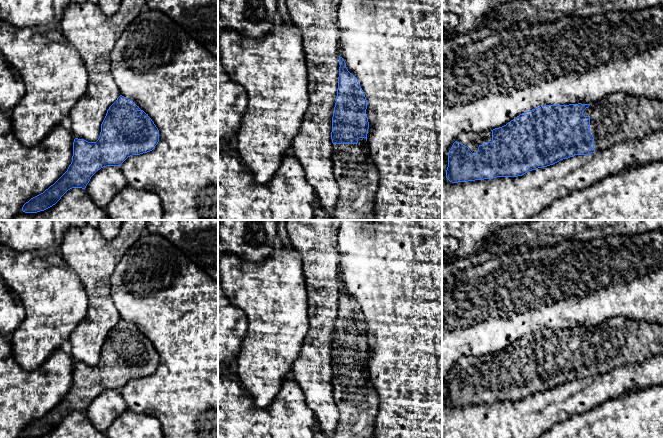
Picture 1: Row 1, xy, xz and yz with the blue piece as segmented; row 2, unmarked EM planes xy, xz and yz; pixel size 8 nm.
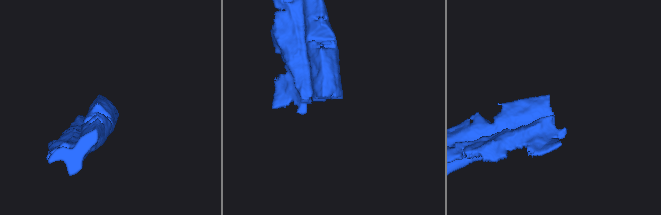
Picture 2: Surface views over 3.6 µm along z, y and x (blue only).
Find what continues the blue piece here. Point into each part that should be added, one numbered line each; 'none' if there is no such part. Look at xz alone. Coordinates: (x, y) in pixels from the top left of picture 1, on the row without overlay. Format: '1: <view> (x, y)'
1: xz (357, 400)

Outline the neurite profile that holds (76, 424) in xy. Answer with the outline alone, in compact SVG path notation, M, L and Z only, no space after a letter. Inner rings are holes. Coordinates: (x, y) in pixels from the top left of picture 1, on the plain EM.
M72 412L53 431L37 437L25 437L21 435L19 438L106 438L106 435L93 426L85 413Z

